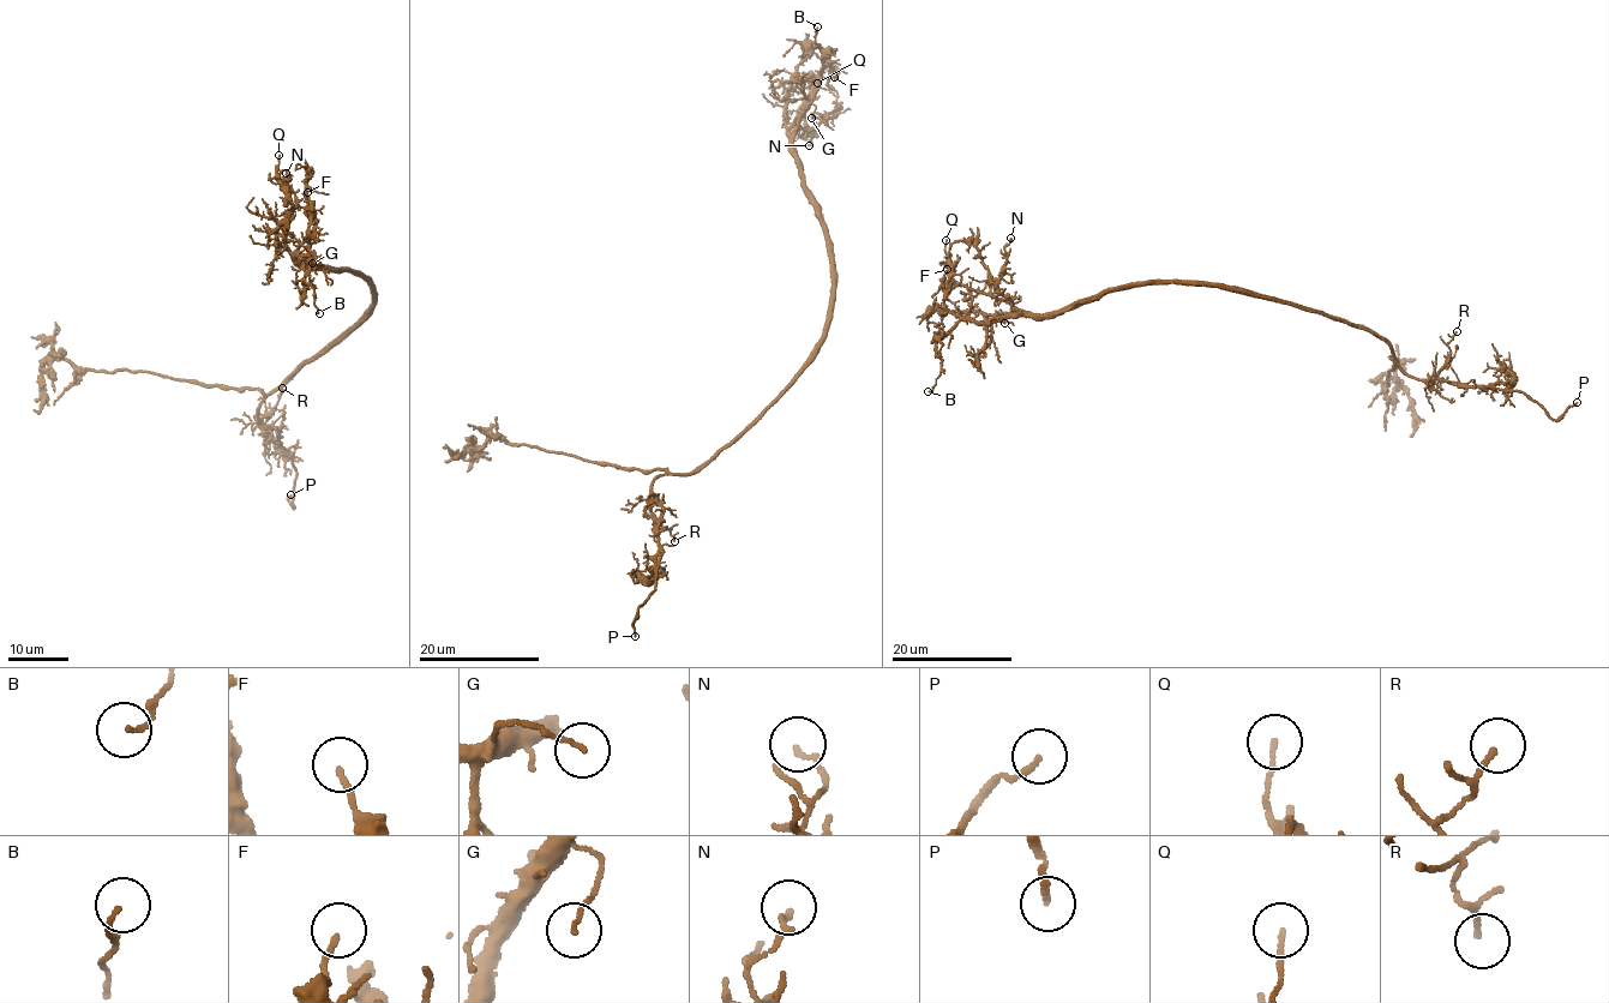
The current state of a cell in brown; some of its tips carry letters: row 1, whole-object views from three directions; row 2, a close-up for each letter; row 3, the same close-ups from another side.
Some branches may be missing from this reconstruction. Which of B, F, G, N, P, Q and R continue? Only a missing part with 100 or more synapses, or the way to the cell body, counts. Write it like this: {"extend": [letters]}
{"extend": ["P"]}

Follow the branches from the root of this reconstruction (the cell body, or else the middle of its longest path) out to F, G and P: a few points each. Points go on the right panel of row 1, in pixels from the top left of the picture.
F: (1282, 301), (1219, 286), (1163, 283), (1117, 287), (1078, 300), (1064, 310), (968, 322), (944, 305), (947, 269)
G: (1282, 301), (1187, 282), (1120, 286), (1078, 300), (1064, 310), (996, 318), (1004, 323)
P: (1282, 301), (1369, 329), (1391, 347), (1394, 362), (1415, 378), (1522, 391), (1553, 419), (1577, 402)

